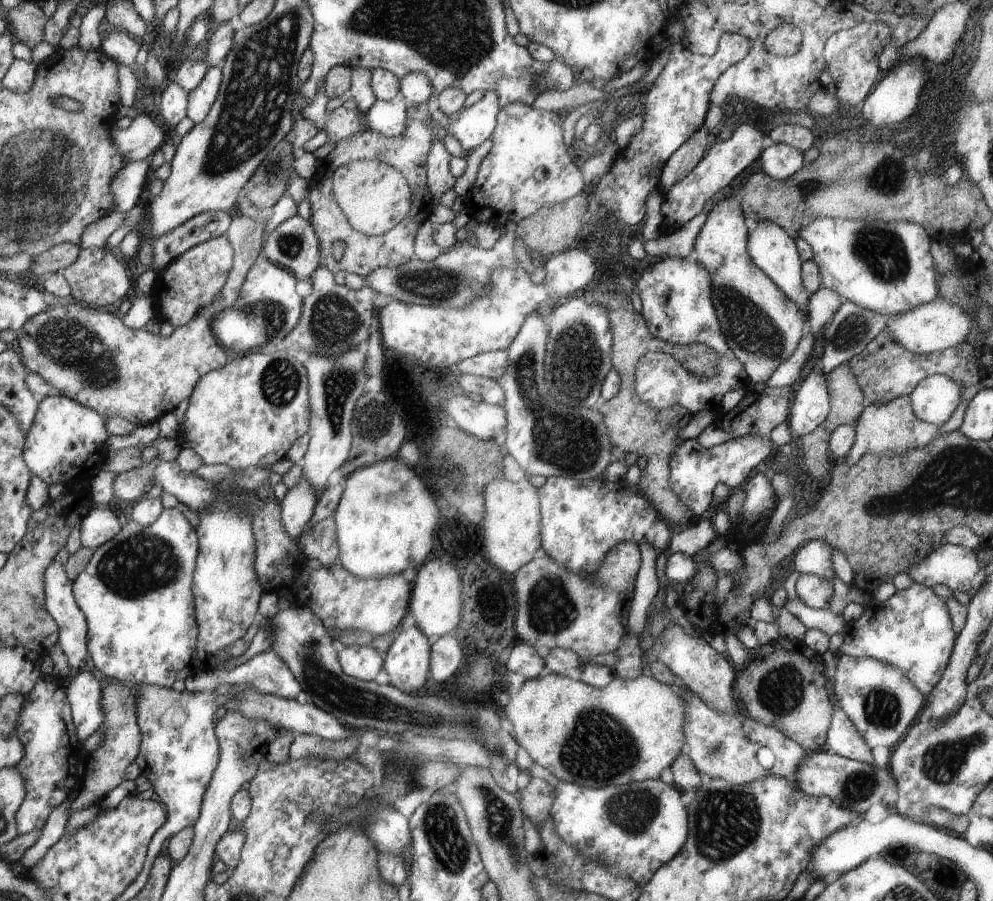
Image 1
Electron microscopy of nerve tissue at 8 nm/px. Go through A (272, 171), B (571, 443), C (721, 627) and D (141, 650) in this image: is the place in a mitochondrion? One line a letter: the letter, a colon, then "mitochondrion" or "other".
A: mitochondrion
B: mitochondrion
C: other
D: other

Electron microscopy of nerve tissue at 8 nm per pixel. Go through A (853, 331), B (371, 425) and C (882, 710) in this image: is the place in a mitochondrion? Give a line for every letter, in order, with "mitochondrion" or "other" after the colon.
A: mitochondrion
B: mitochondrion
C: mitochondrion

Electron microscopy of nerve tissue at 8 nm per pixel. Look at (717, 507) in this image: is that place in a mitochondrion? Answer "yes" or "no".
no

